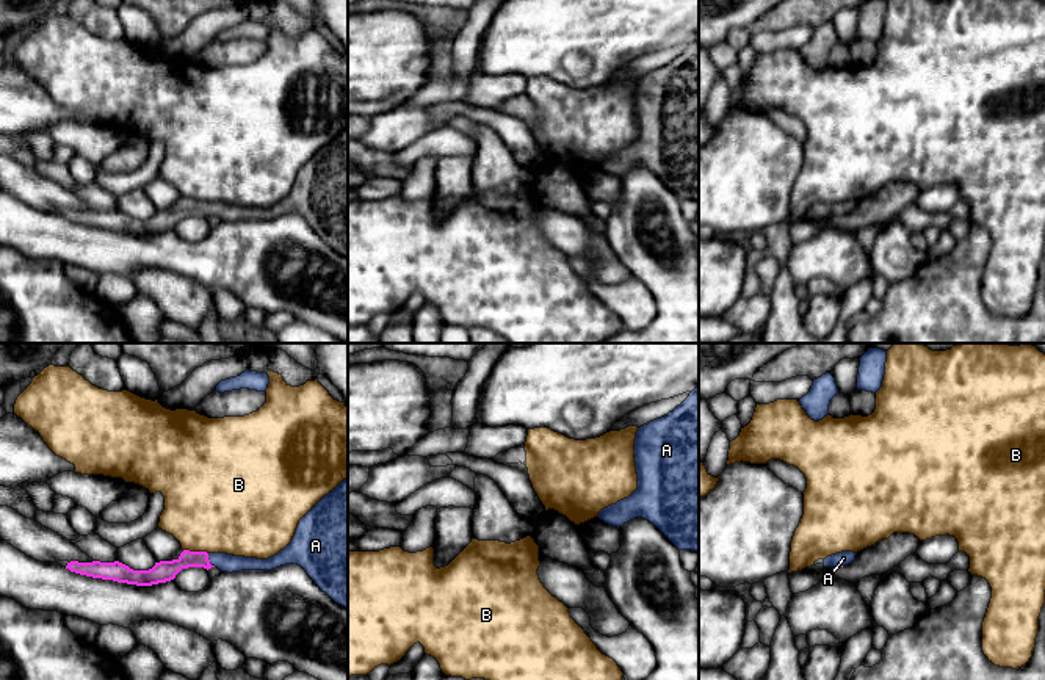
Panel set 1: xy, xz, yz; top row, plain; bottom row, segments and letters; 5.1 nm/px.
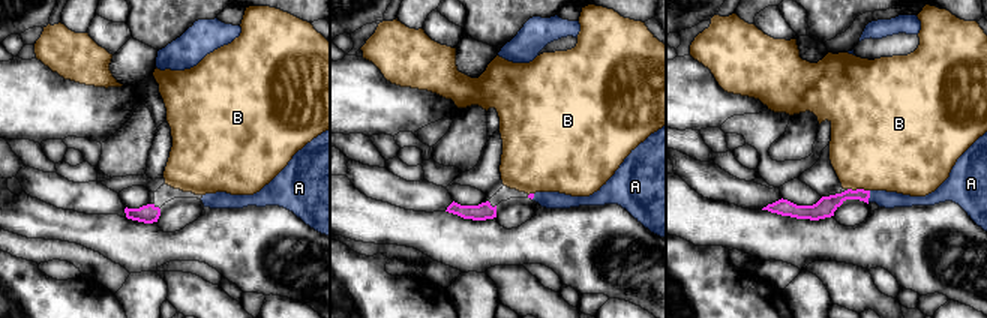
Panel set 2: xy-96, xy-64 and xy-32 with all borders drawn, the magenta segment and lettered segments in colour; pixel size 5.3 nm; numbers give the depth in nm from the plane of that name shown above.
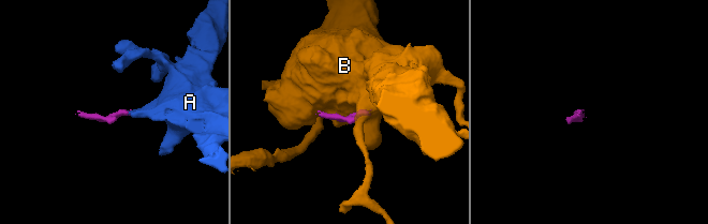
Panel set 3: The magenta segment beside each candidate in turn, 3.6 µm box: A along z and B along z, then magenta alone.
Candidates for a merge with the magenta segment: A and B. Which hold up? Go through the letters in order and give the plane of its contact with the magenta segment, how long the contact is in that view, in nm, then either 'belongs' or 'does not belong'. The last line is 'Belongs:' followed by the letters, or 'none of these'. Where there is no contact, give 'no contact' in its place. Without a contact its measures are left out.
A: contact in xy; length 80 nm; belongs
B: contact in xy; length 130 nm; does not belong
Belongs: A

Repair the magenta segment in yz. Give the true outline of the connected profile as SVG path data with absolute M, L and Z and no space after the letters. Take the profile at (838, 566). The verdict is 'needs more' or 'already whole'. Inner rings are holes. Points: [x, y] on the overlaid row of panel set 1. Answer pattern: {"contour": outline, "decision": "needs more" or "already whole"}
{"contour": "M841 552L824 559L824 567L843 567L851 564L855 559L854 552Z", "decision": "needs more"}

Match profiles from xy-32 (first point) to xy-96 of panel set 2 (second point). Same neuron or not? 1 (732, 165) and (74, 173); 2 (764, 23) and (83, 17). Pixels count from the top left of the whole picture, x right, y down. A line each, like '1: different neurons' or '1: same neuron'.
1: same neuron
2: different neurons

